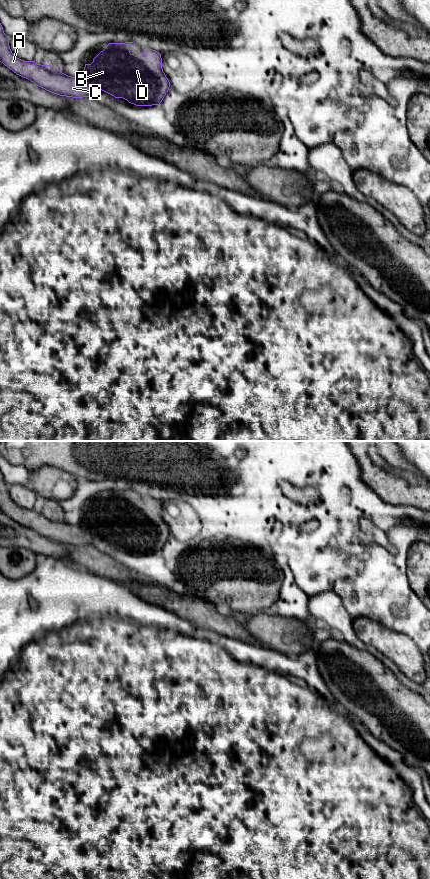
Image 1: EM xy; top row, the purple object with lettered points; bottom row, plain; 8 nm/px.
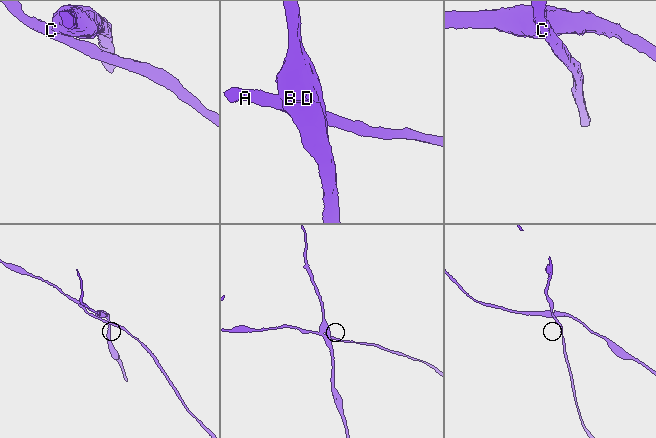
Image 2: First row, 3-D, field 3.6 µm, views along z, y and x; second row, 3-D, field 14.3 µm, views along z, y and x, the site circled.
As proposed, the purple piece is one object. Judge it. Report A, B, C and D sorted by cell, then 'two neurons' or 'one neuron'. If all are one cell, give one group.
A C / B D; two neurons

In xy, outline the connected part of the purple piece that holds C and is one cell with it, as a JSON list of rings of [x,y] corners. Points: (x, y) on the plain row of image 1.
[[[1,471],[0,510],[17,523],[51,541],[73,546],[92,544],[91,536],[80,525],[68,524],[55,514],[41,513],[34,509],[24,509],[17,506],[10,497],[9,485],[5,483]]]

